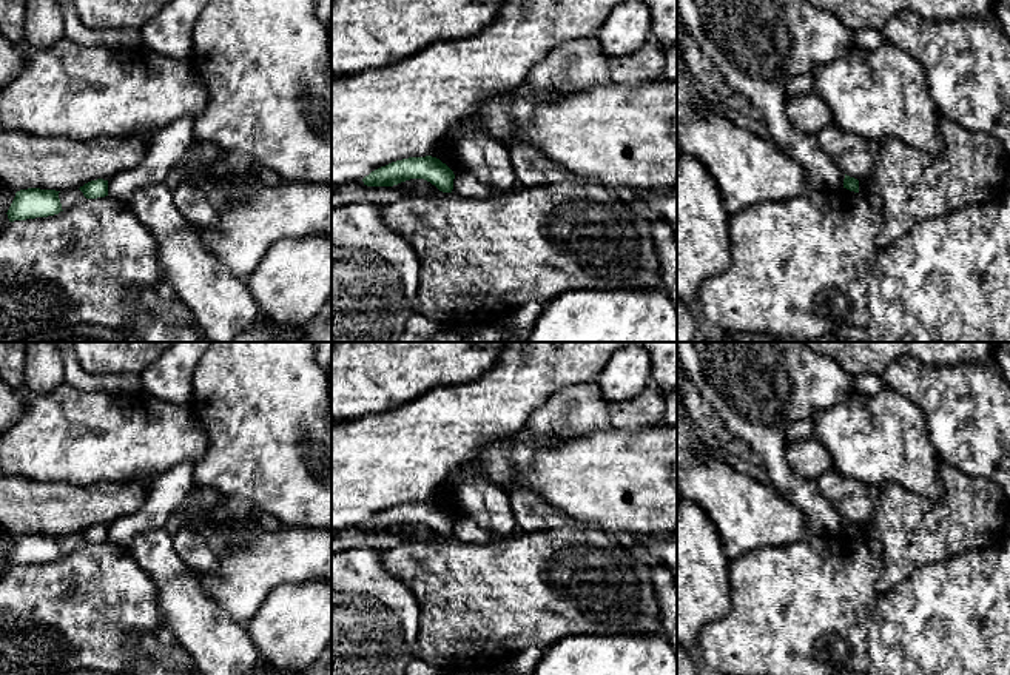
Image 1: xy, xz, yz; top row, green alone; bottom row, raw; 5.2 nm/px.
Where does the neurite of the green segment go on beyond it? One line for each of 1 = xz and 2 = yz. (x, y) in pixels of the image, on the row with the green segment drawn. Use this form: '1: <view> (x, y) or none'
1: none
2: none

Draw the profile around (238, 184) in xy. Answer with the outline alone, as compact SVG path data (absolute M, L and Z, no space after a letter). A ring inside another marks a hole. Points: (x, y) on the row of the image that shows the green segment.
M256 168L251 170L250 173L247 173L245 176L242 177L236 177L236 179L217 179L217 180L227 180L233 190L228 193L228 194L221 194L221 199L222 202L227 202L230 199L233 199L239 191L244 190L245 185L253 185L253 183L259 183L258 182L258 173L256 173Z

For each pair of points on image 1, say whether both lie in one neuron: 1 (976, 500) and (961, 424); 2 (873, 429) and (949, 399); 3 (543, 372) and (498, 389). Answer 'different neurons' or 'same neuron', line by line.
1: different neurons
2: different neurons
3: same neuron

